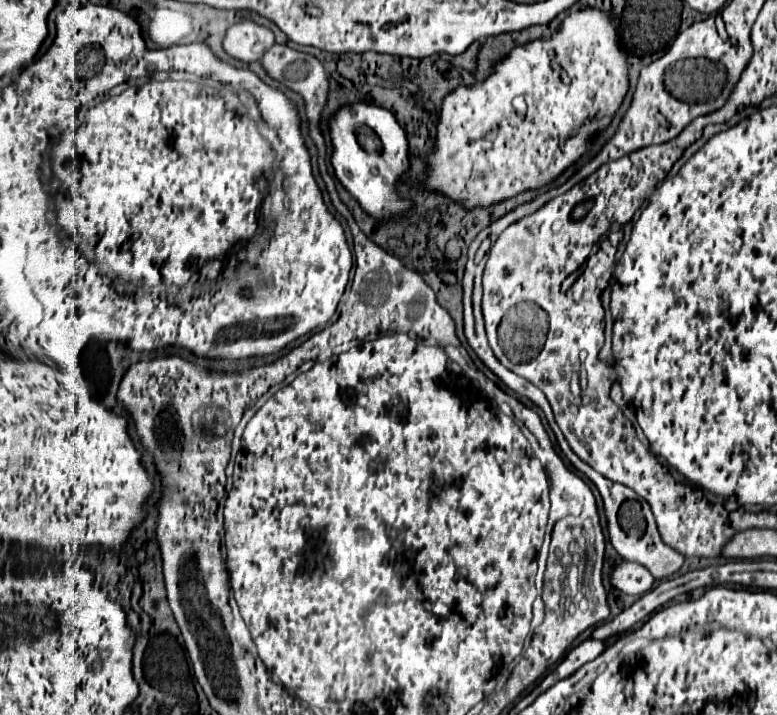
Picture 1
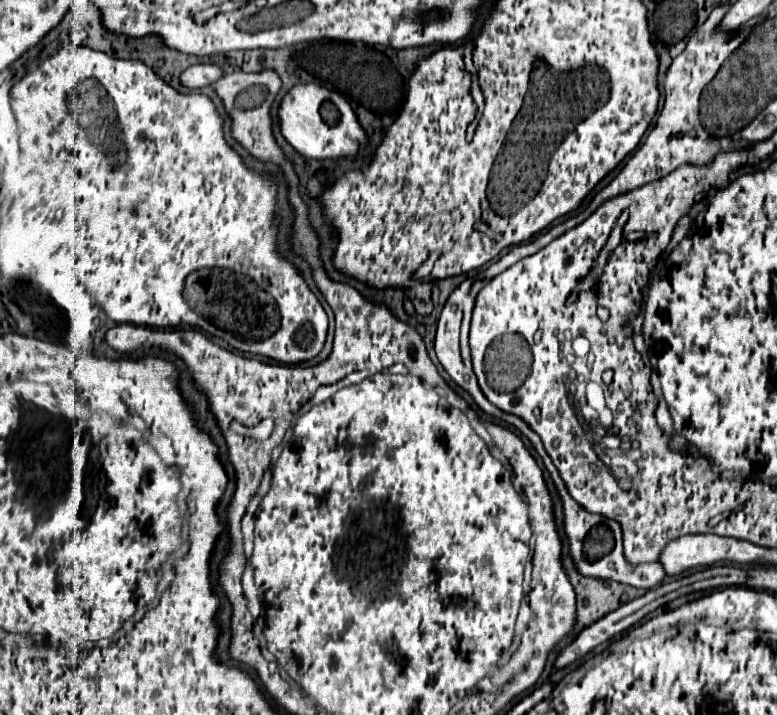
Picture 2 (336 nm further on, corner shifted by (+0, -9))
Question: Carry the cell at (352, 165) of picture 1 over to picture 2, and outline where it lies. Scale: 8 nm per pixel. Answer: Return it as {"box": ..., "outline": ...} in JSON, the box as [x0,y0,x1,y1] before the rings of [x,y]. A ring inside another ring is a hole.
{"box":[278,82,368,160],"outline":[[[310,82],[296,84],[288,90],[288,94],[284,94],[284,98],[280,100],[280,106],[278,106],[278,126],[280,126],[280,134],[286,138],[286,142],[304,158],[340,160],[344,156],[356,156],[368,142],[366,132],[358,124],[358,118],[356,118],[354,110],[350,108],[348,100],[338,92],[332,92],[324,86],[310,84]],[[324,100],[332,100],[340,112],[340,120],[334,126],[328,126],[320,116],[320,104]]]}

